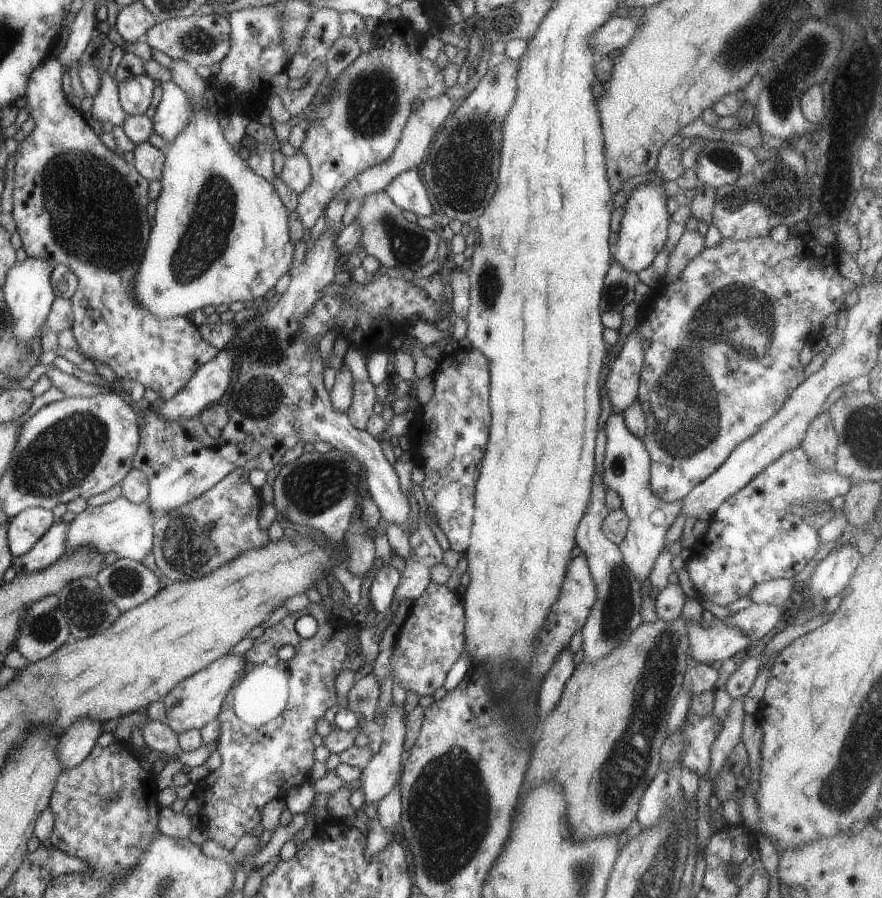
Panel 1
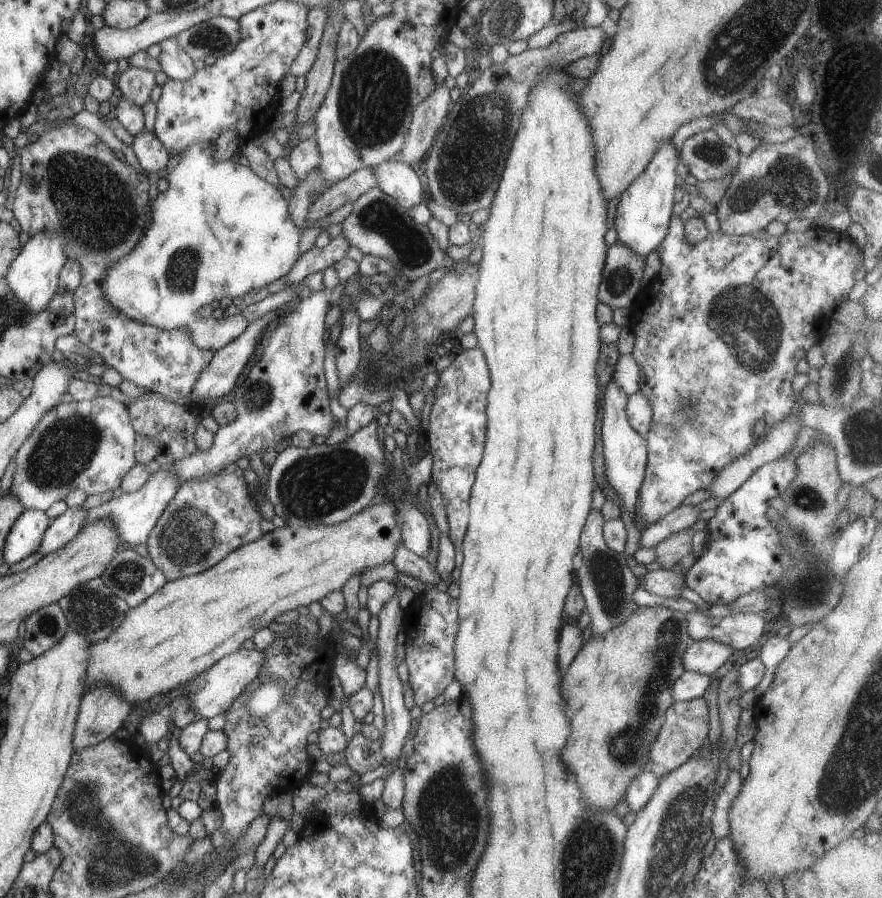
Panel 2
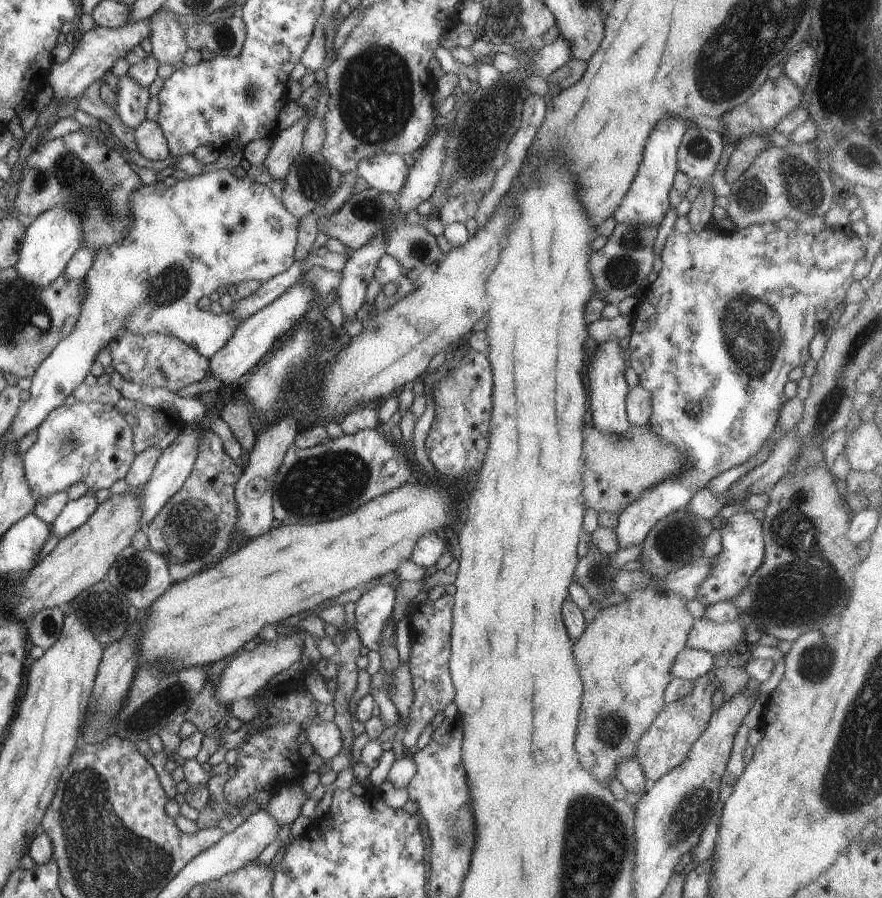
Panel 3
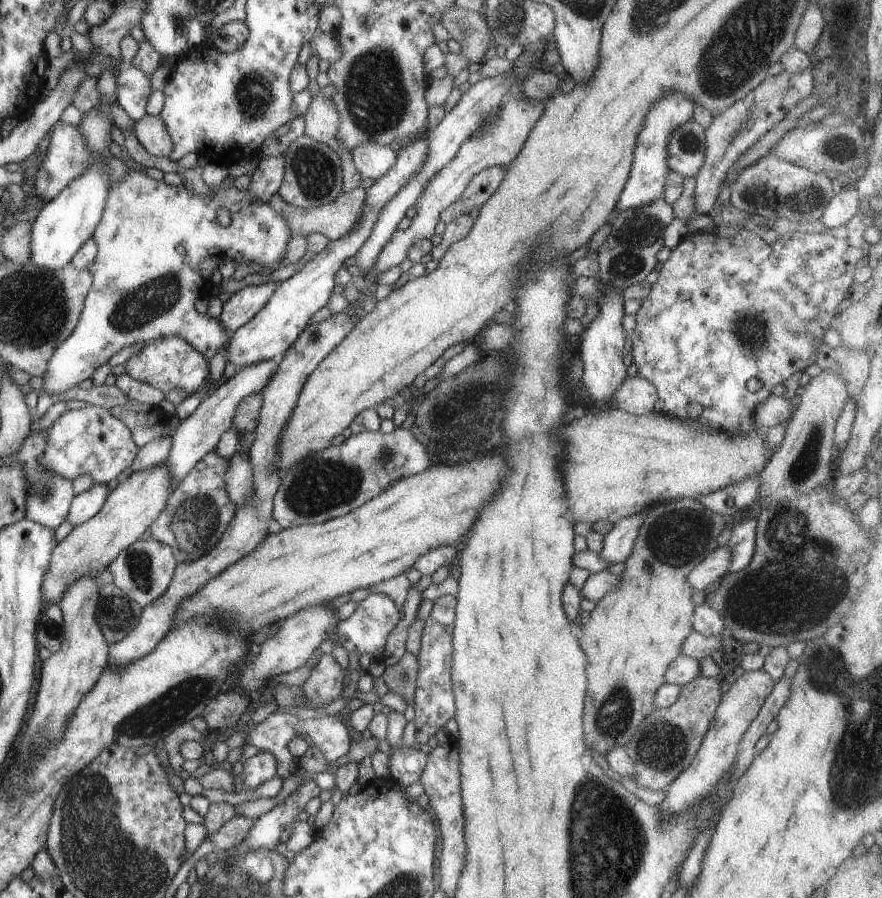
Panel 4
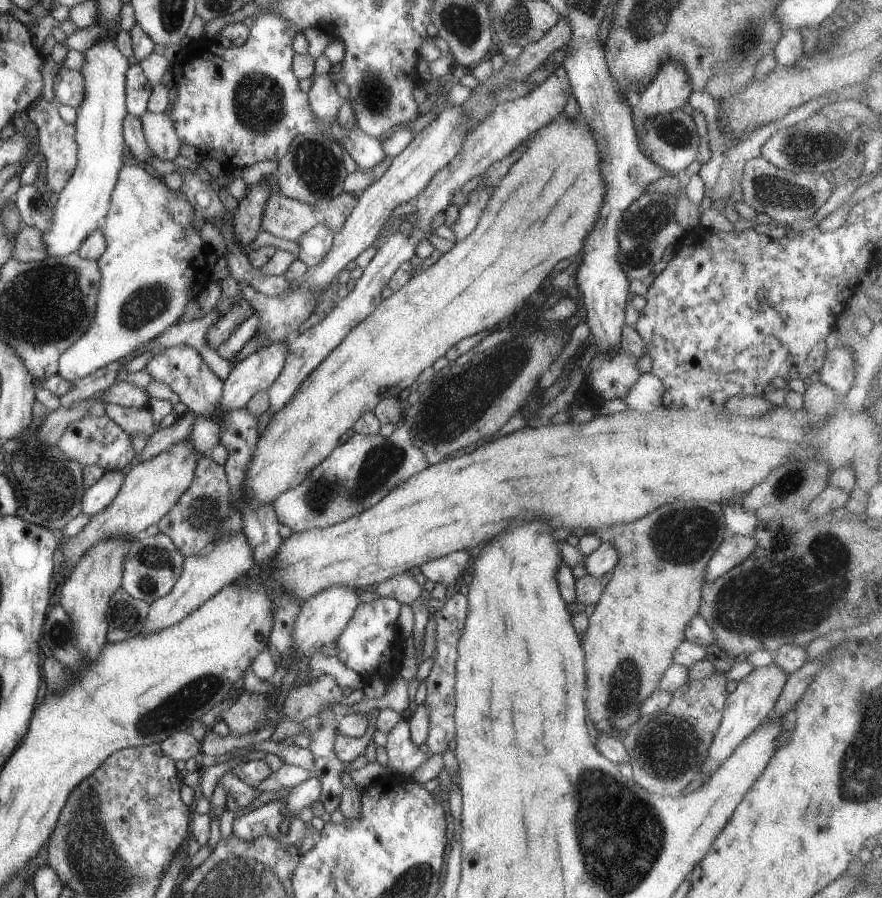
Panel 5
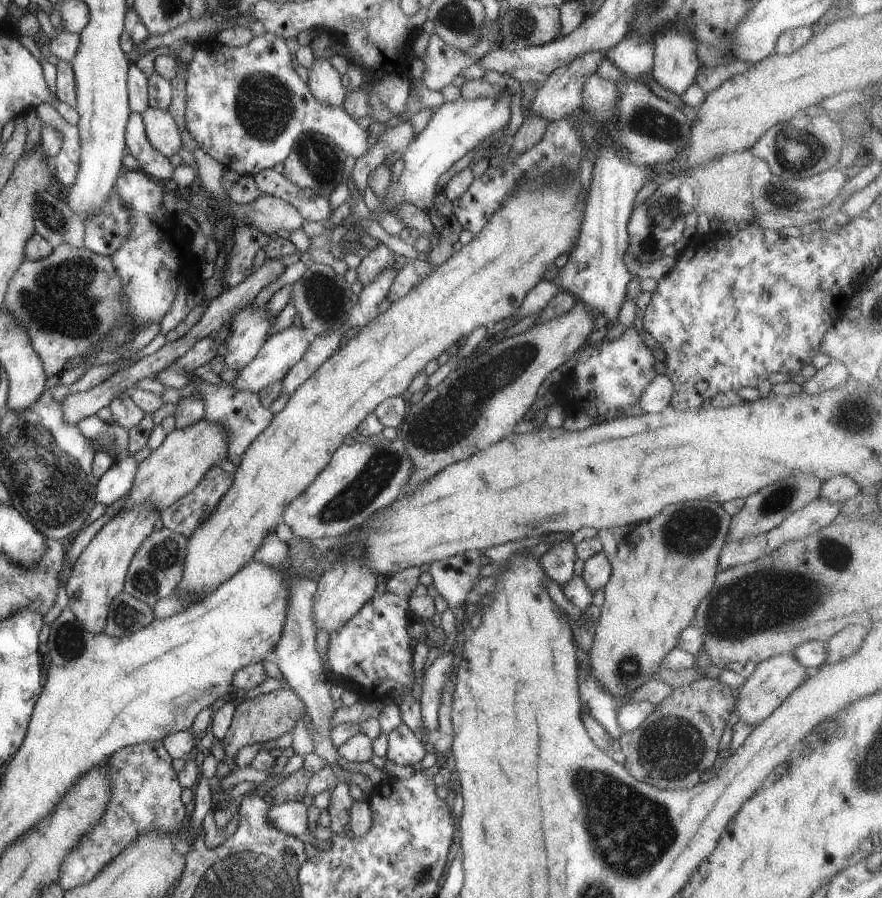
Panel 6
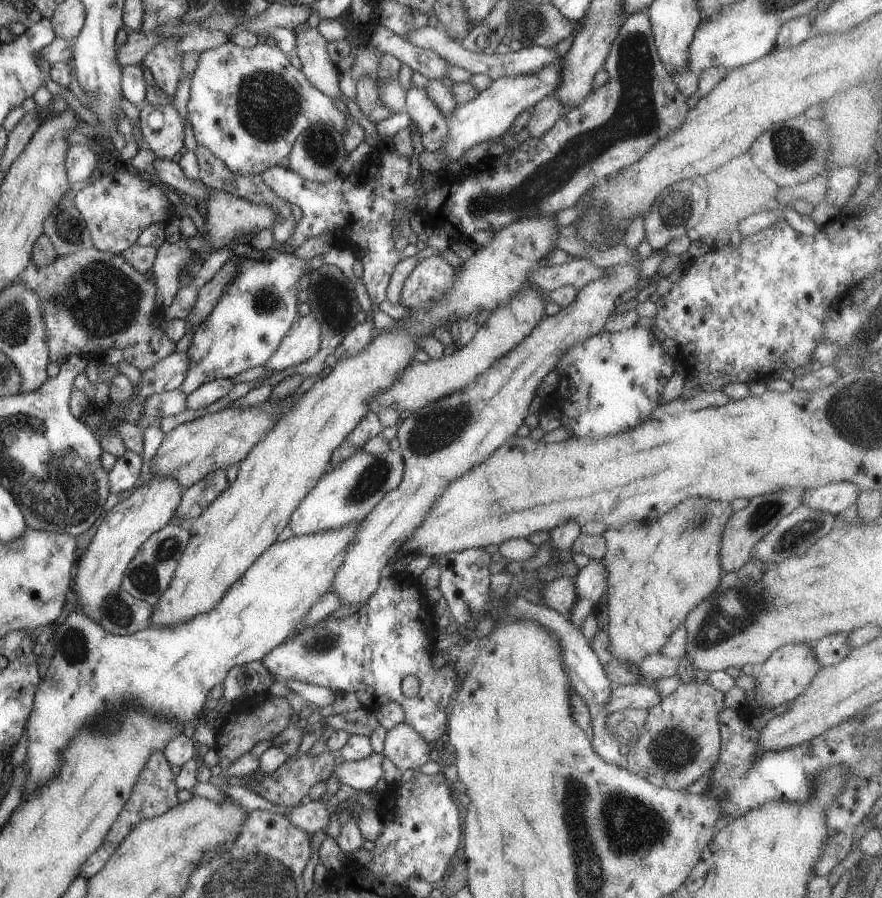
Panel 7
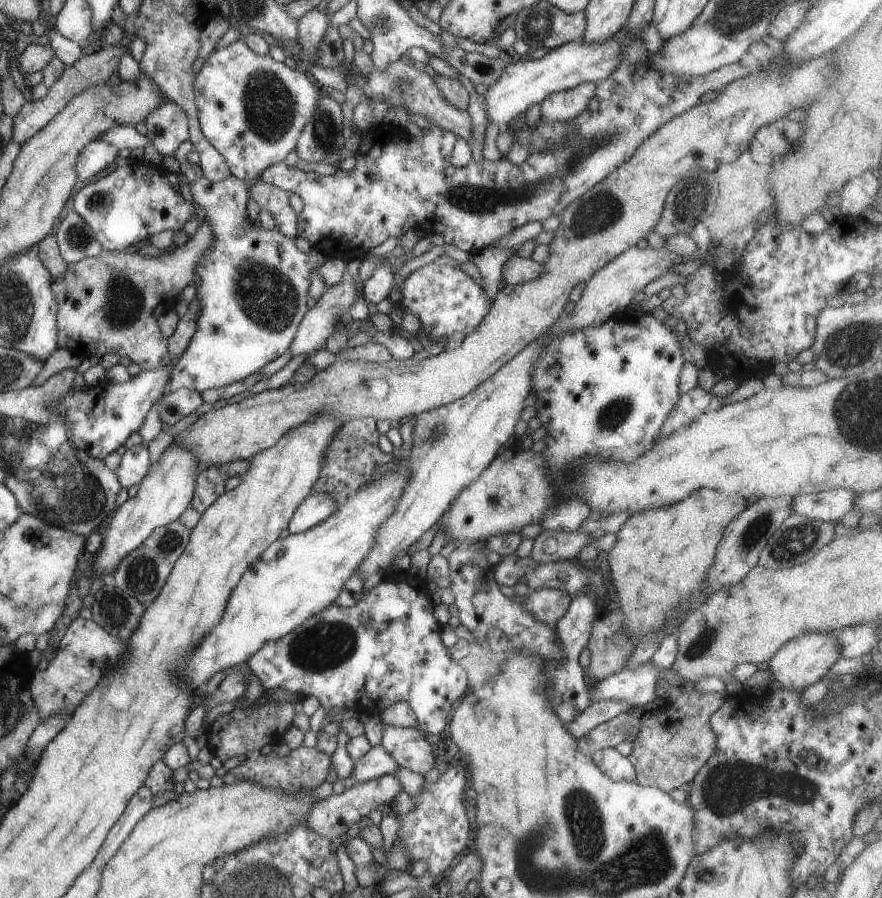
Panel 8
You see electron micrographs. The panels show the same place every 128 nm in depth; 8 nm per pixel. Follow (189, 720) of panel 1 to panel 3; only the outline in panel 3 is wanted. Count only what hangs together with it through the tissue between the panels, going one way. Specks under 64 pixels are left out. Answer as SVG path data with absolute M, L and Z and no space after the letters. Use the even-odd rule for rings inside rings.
M302 628L300 632L294 632L292 636L279 636L275 641L258 642L251 650L238 652L236 658L228 662L219 676L219 682L214 685L216 700L224 706L230 707L234 701L242 698L250 698L263 688L268 682L283 670L290 668L294 662L301 660L304 649L305 634Z

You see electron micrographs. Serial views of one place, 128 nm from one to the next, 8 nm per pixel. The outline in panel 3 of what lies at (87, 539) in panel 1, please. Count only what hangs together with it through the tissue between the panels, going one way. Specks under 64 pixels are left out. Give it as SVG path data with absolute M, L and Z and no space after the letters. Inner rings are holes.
M186 424L183 428L182 434L158 458L156 467L148 482L137 490L138 494L142 494L140 496L142 514L140 514L140 522L138 522L140 530L145 530L149 526L149 523L158 515L160 508L182 488L184 482L192 473L194 462L198 457L198 440L200 440L200 436L198 436L198 428L194 428L194 424Z

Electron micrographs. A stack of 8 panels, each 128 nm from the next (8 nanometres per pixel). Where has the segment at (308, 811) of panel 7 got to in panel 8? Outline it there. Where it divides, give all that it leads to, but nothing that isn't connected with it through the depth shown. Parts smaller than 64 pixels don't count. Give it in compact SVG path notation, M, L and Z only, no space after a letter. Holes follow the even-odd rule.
M388 773L384 776L352 785L352 788L341 794L332 794L325 799L316 801L310 812L307 814L306 827L315 830L318 834L329 839L338 838L348 832L348 827L355 822L363 823L371 810L378 810L380 804L391 805L396 795L402 790L400 780L395 773Z

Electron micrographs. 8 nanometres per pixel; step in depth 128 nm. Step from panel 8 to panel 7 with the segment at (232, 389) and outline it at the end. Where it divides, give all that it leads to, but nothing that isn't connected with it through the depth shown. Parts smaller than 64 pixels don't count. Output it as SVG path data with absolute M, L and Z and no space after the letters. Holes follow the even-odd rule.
M260 365L249 368L241 372L232 379L214 379L209 383L203 384L194 392L187 396L187 408L194 410L204 408L212 402L217 402L223 396L226 396L236 383L256 381L259 377L266 374L266 366Z

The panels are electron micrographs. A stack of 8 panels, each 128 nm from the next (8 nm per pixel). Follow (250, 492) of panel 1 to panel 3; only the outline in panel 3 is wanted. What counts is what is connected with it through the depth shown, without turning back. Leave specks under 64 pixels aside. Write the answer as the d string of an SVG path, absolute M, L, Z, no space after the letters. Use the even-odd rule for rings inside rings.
M114 371L111 374L110 386L116 388L123 398L138 401L144 405L154 407L160 402L170 402L178 410L181 421L194 424L198 428L198 457L190 476L178 492L176 492L160 508L158 515L144 530L150 542L150 550L158 556L164 556L168 564L168 572L174 582L181 582L186 578L200 573L206 566L213 566L224 558L224 552L230 548L232 542L247 542L236 530L238 520L238 502L236 502L236 484L243 474L238 461L232 460L223 447L223 442L210 428L204 426L204 418L208 412L206 398L180 398L176 393L167 389L136 384L124 380Z

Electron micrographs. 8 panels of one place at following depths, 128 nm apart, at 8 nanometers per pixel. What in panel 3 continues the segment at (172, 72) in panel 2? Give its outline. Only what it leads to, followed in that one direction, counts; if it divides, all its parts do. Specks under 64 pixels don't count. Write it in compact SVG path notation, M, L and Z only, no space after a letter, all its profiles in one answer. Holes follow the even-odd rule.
M158 8L154 15L150 17L150 26L152 26L152 56L158 60L159 65L172 65L176 68L184 64L184 55L189 50L186 42L186 32L180 22L176 20L176 14Z

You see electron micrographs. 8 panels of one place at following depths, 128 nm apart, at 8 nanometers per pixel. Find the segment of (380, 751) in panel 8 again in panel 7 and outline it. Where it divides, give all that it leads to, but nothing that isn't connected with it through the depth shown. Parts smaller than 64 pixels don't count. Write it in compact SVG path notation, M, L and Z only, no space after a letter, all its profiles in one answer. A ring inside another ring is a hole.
M373 750L363 759L336 764L333 773L339 778L341 784L352 786L356 790L370 790L384 774L382 760L384 754Z

